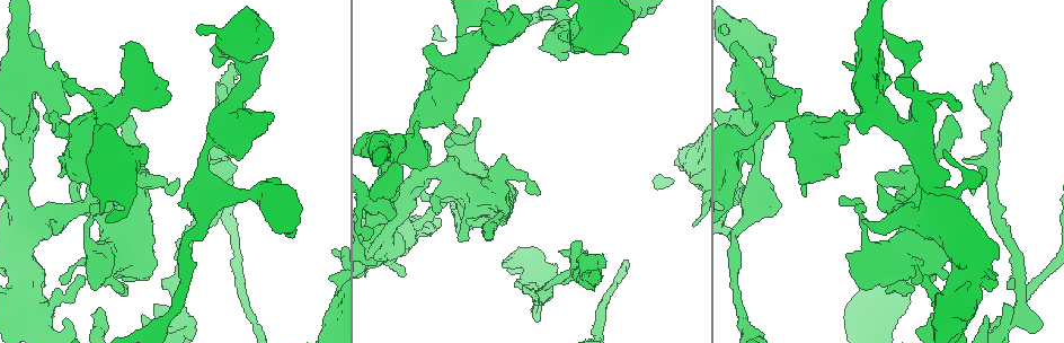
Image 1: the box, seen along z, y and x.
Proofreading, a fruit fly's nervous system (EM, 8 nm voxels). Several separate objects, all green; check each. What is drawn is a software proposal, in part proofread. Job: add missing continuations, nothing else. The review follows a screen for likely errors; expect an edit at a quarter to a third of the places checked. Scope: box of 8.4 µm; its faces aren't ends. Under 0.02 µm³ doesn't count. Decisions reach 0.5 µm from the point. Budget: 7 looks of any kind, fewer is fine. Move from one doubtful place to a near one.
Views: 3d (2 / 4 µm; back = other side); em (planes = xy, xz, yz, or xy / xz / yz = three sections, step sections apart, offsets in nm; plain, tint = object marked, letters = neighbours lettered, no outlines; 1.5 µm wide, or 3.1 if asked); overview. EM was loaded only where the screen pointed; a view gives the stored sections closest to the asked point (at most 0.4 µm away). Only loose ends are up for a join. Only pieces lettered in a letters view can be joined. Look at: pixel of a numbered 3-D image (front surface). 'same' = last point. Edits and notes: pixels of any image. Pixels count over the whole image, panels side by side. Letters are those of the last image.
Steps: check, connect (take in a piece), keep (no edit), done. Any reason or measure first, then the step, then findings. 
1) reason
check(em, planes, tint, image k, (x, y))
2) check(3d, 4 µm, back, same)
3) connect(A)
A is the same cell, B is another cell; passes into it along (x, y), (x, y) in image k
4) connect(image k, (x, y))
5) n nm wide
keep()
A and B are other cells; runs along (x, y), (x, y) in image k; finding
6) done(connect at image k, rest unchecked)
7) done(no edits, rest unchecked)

free end
check(em, xy, step 8, letters, image 1, (195, 326))

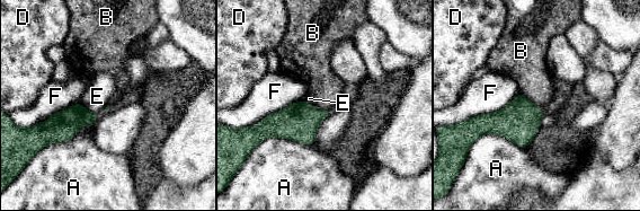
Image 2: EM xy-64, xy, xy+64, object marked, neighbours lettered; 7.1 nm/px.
another direction
check(em, planes, letters, same)

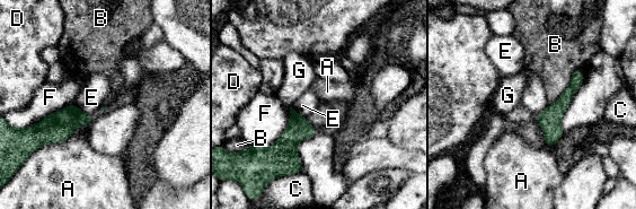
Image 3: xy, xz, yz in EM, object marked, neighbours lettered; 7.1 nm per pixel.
keep()
A, B, C, D, E, F and G are other cells; border along (74, 104), (81, 111), (93, 113) in image 3; none of them fits

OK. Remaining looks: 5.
branch stops here
check(em, yz, step 4, tint, image 1, (265, 55))

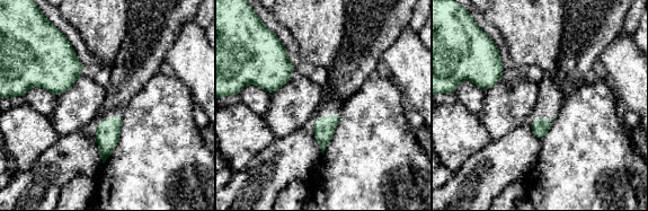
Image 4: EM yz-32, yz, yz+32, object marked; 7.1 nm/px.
check(em, yz, step 4, letters, same)

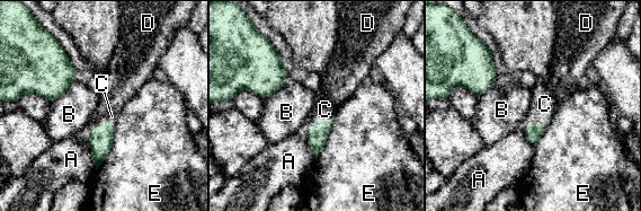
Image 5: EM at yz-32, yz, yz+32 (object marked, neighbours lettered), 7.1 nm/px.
E touches over 380 nm
connect(C)
C is the same cell, A, B, D and E are other cells; the neuron continues

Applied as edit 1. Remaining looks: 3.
thick end
check(em, xz, step 8, letters, image 1, (167, 96))

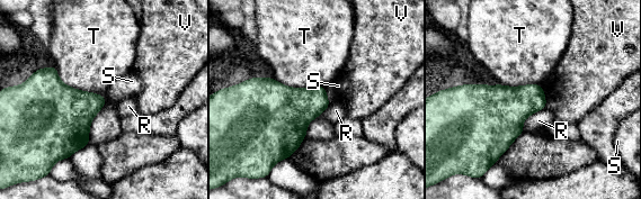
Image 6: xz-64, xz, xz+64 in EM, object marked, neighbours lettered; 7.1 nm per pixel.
check(em, planes, letters, same)

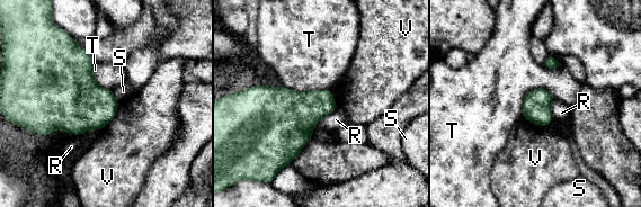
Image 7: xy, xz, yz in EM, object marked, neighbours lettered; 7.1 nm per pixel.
keep()
R, S, T and V are other cells; border along (112, 90), (118, 102) in image 7; no lettered piece goes on from it

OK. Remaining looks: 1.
done(connect at image 5, rest unchecked)

